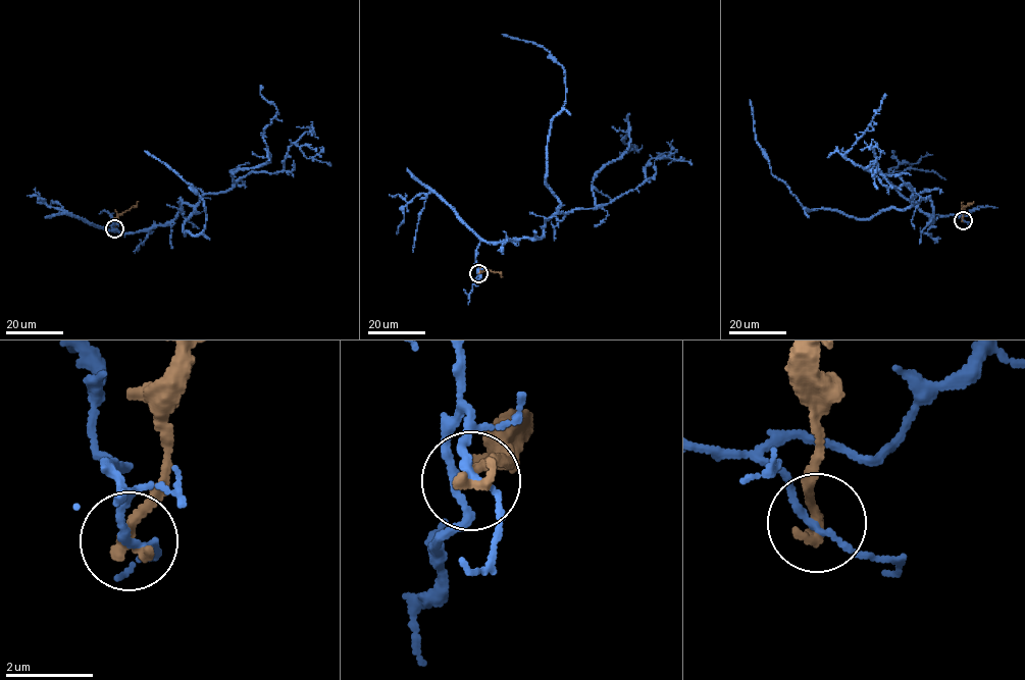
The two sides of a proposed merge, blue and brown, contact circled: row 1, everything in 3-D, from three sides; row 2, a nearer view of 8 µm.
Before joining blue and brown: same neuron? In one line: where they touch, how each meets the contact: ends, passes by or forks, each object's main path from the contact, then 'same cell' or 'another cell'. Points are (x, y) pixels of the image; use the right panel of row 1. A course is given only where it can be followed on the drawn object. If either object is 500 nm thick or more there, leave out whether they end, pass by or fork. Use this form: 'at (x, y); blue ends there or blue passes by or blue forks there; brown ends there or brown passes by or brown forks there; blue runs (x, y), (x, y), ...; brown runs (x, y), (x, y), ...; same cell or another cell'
at (963, 220); blue passes by; brown ends there; blue runs (963, 220), (932, 215), (931, 223), (929, 199), (868, 218), (810, 210), (771, 172), (756, 139), (750, 99); brown runs (963, 220), (963, 208), (974, 202); another cell

